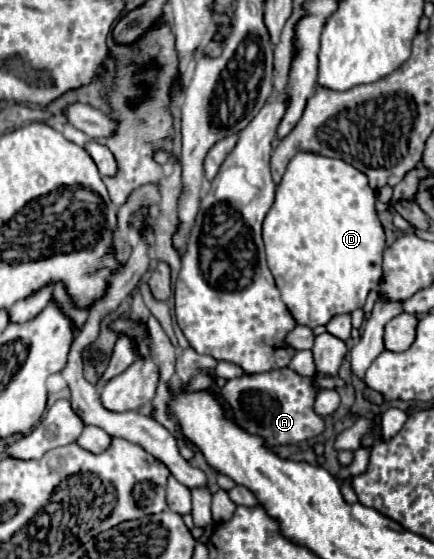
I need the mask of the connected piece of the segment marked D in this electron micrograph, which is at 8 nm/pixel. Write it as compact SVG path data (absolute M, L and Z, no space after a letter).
M298 152L290 160L290 164L286 166L286 172L278 184L278 190L276 190L276 200L274 200L272 208L268 210L264 224L262 224L262 238L264 238L264 246L266 246L268 268L276 280L276 288L280 290L280 300L286 304L286 308L292 314L292 318L296 320L296 324L308 326L308 328L326 326L330 322L330 318L334 318L338 314L352 314L354 310L362 308L368 292L378 288L380 276L382 276L382 252L384 252L386 244L384 244L384 228L380 224L374 202L376 202L376 192L368 186L368 178L360 170L356 170L354 166L346 164L344 160L334 160L334 158L326 158L320 154L312 154L312 152Z

